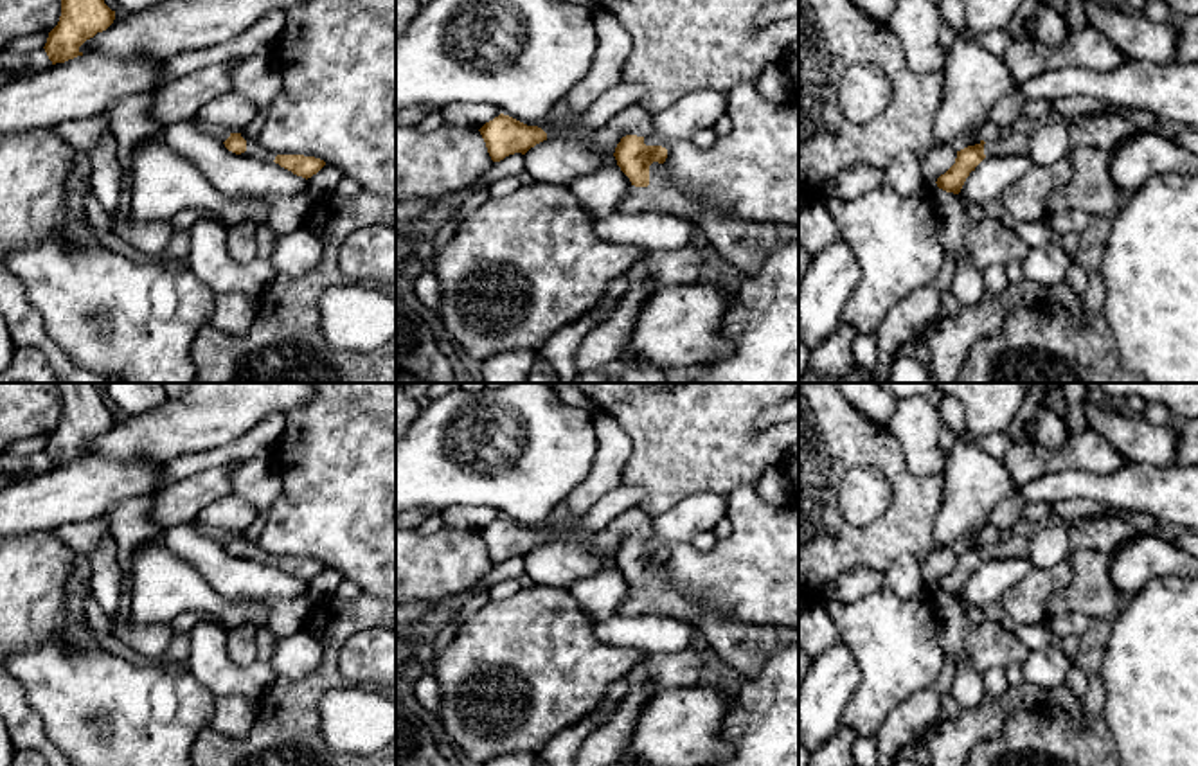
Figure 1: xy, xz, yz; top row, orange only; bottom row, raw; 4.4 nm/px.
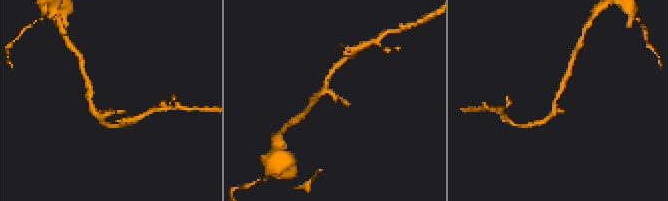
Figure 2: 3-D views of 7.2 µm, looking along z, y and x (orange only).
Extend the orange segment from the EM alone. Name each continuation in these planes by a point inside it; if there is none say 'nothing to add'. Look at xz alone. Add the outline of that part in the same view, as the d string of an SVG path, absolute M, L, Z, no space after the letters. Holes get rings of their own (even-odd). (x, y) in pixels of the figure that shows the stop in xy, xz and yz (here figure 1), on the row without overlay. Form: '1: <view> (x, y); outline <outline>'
1: xz (745, 648); outline M658 565L649 568L649 588L635 590L630 586L628 599L619 611L622 617L639 617L644 613L689 622L707 638L712 651L743 678L755 676L777 649L799 644L799 629L750 626L705 611L694 601L685 602L684 597L669 586L664 566Z

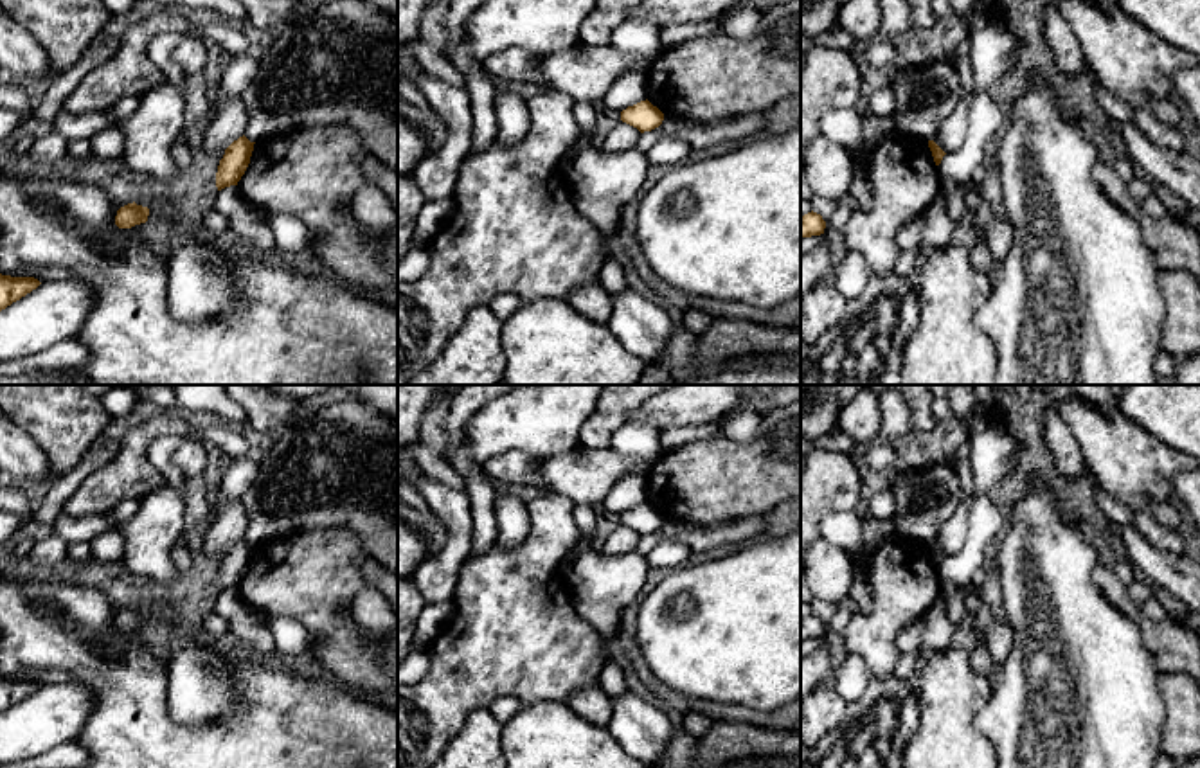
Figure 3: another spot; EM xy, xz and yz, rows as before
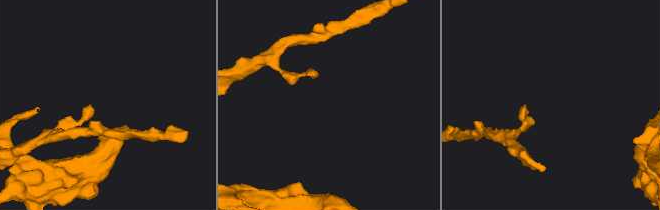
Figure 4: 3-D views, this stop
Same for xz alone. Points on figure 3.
nothing to add

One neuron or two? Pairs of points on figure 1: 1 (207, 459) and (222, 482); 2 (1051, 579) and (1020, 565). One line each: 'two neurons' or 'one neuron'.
1: two neurons
2: two neurons

